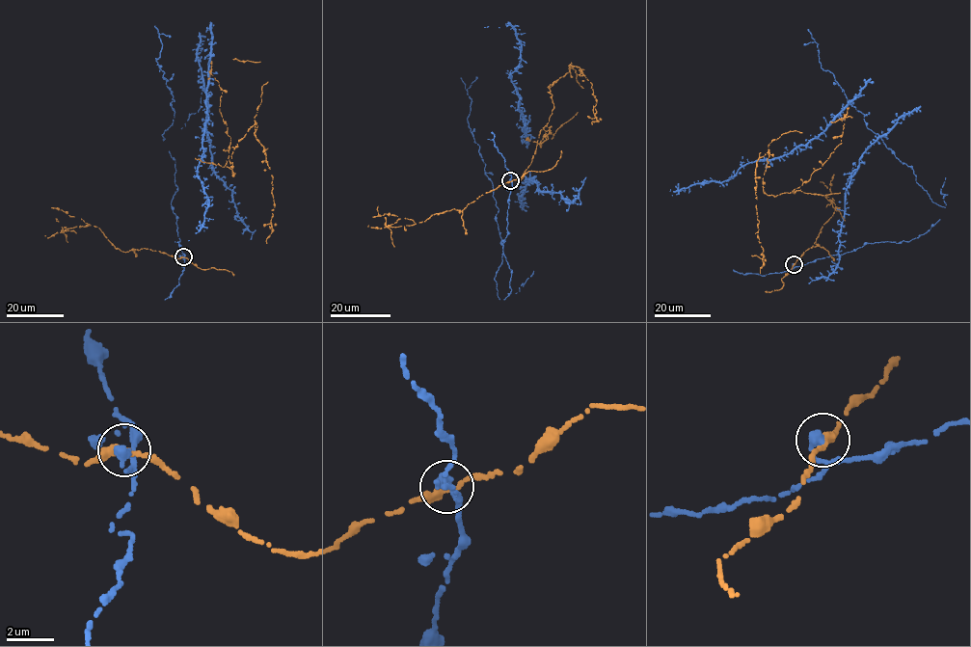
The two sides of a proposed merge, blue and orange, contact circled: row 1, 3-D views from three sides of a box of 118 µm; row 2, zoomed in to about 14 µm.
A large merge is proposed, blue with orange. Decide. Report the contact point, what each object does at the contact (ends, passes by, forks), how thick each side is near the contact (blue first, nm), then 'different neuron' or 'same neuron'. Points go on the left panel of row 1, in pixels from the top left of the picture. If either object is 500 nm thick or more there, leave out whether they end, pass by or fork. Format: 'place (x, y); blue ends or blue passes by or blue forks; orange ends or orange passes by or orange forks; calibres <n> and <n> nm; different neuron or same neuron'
place (183, 256); blue ends; orange passes by; calibres 380 and 280 nm; different neuron

